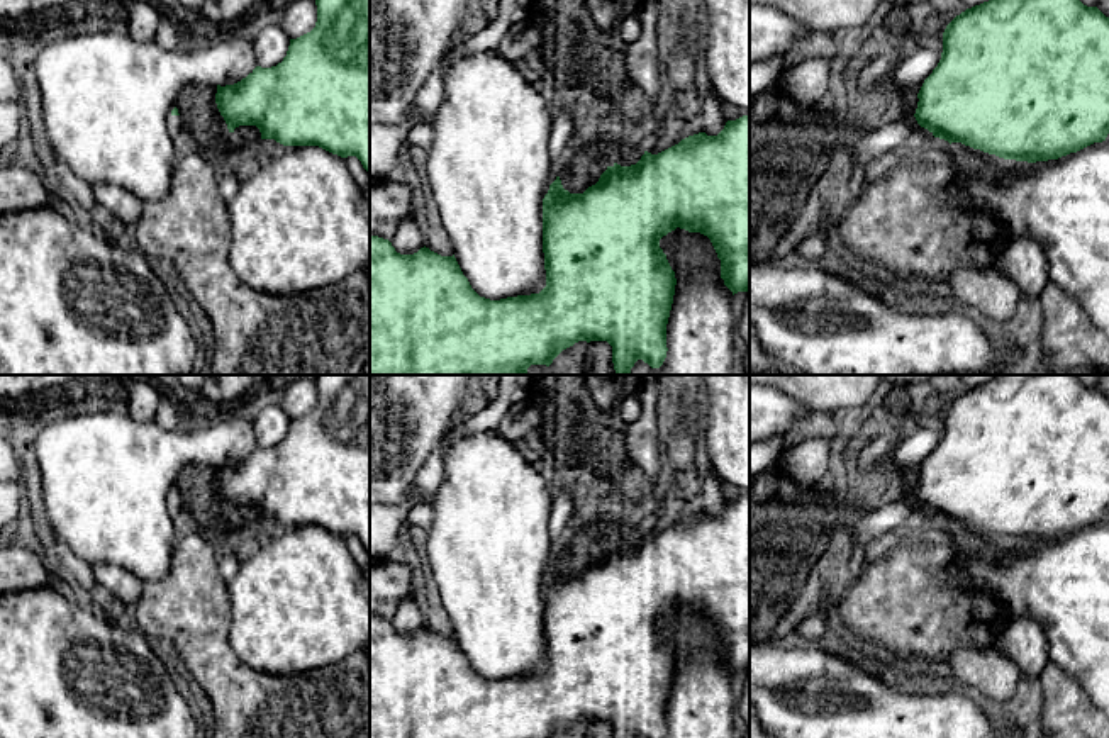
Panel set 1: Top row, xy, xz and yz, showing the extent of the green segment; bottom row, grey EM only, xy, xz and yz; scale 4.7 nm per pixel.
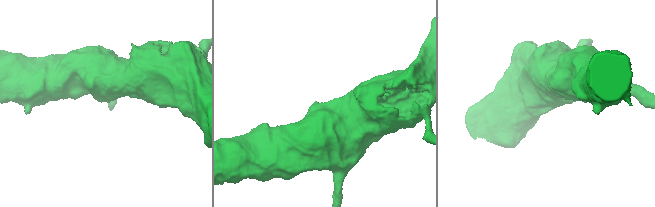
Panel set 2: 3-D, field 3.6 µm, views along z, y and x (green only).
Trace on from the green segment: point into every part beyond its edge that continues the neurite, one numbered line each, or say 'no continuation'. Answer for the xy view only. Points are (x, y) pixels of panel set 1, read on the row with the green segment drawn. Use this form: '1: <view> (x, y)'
1: xy (175, 124)

